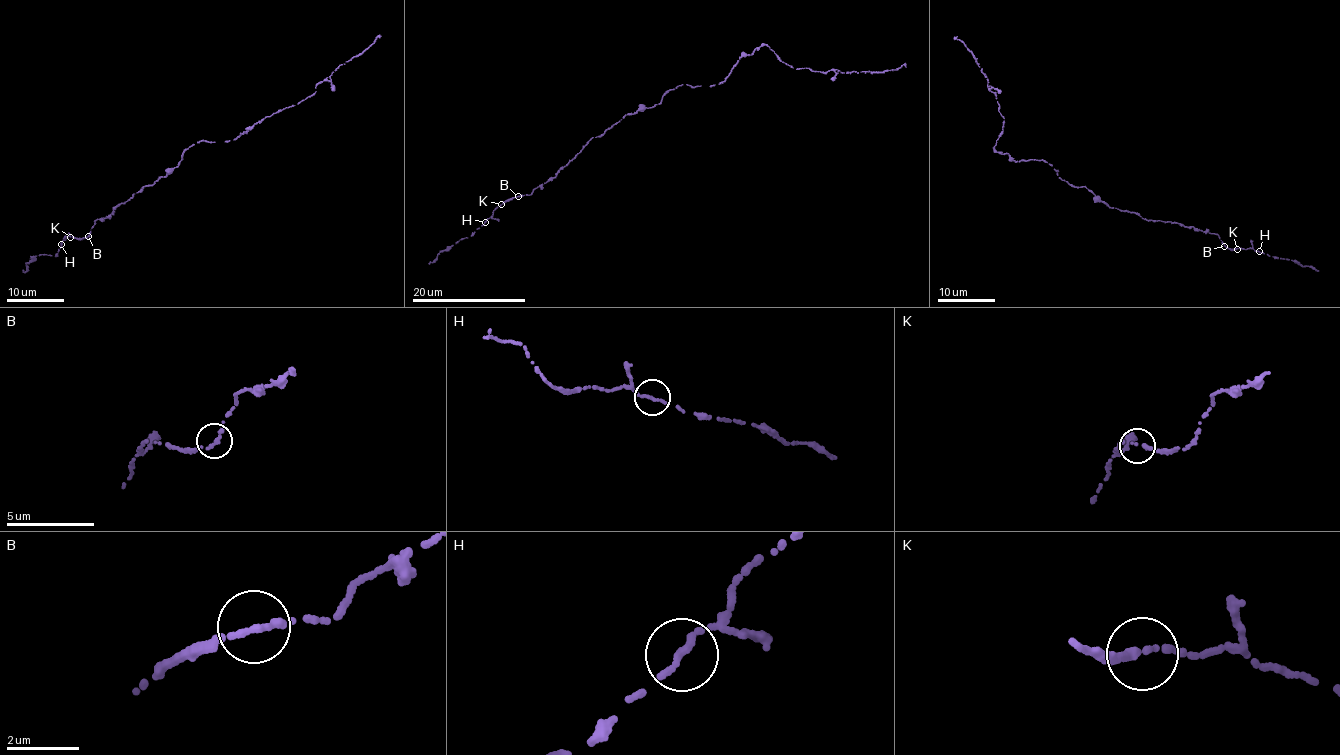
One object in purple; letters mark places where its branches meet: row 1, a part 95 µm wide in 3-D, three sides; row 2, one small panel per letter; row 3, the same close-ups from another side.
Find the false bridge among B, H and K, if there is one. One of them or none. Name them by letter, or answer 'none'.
none

